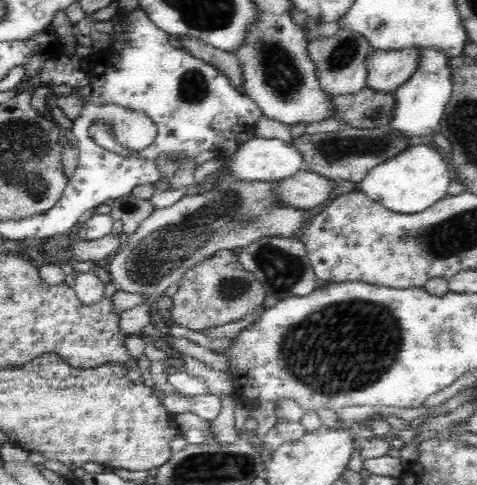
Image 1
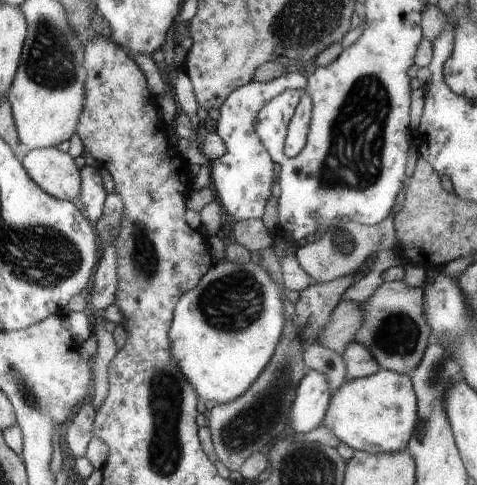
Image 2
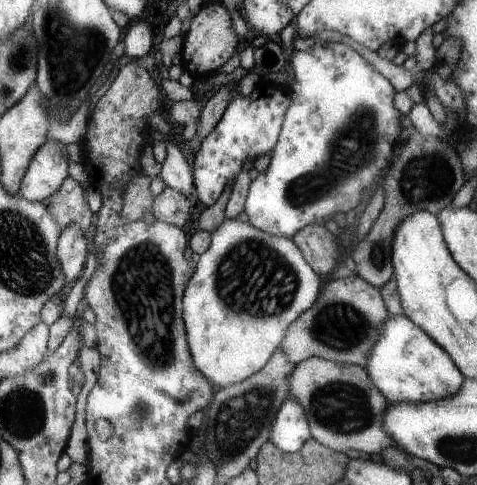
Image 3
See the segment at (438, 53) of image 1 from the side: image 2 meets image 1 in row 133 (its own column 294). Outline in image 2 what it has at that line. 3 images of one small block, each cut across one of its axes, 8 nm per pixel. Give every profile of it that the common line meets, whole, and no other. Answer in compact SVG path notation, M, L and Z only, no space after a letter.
M309 370L307 376L299 382L295 400L291 404L291 430L305 434L319 428L327 416L329 404L331 398L325 376L315 370Z

